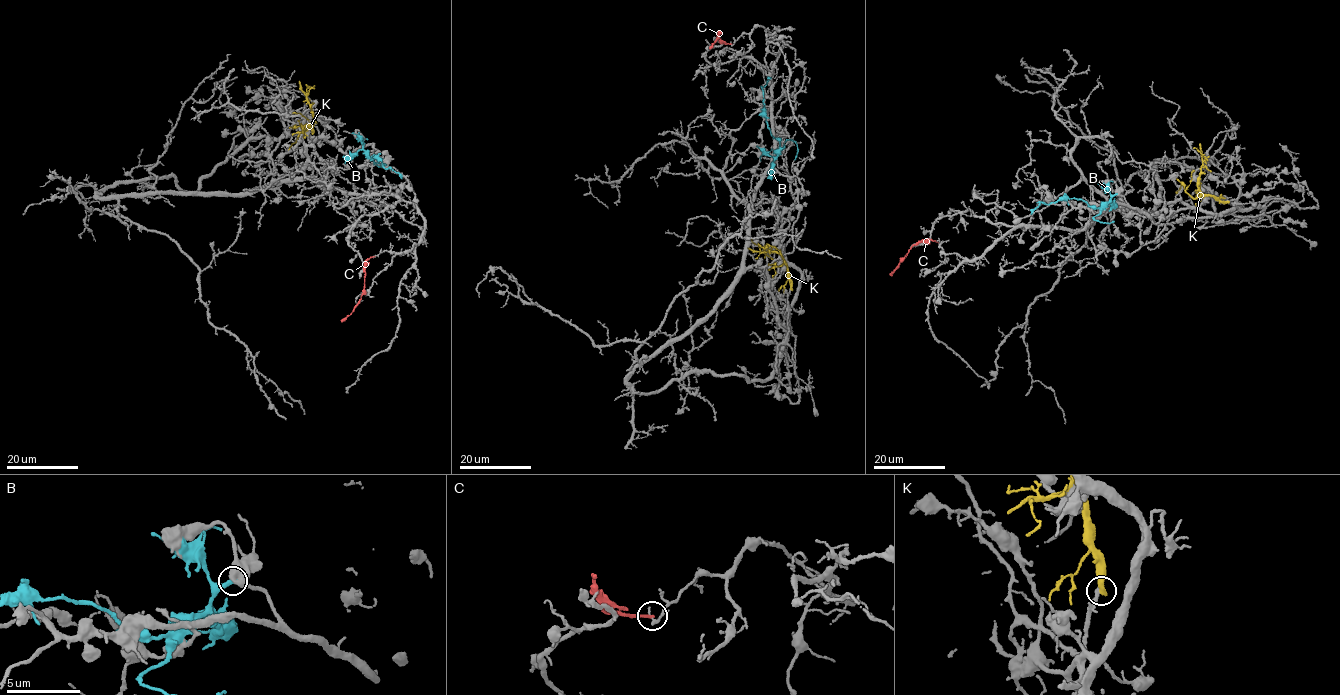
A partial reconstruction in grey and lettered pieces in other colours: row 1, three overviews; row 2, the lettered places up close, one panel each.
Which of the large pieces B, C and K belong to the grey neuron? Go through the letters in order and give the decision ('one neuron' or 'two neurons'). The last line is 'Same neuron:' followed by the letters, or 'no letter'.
B: two neurons
C: two neurons
K: two neurons
Same neuron: no letter

